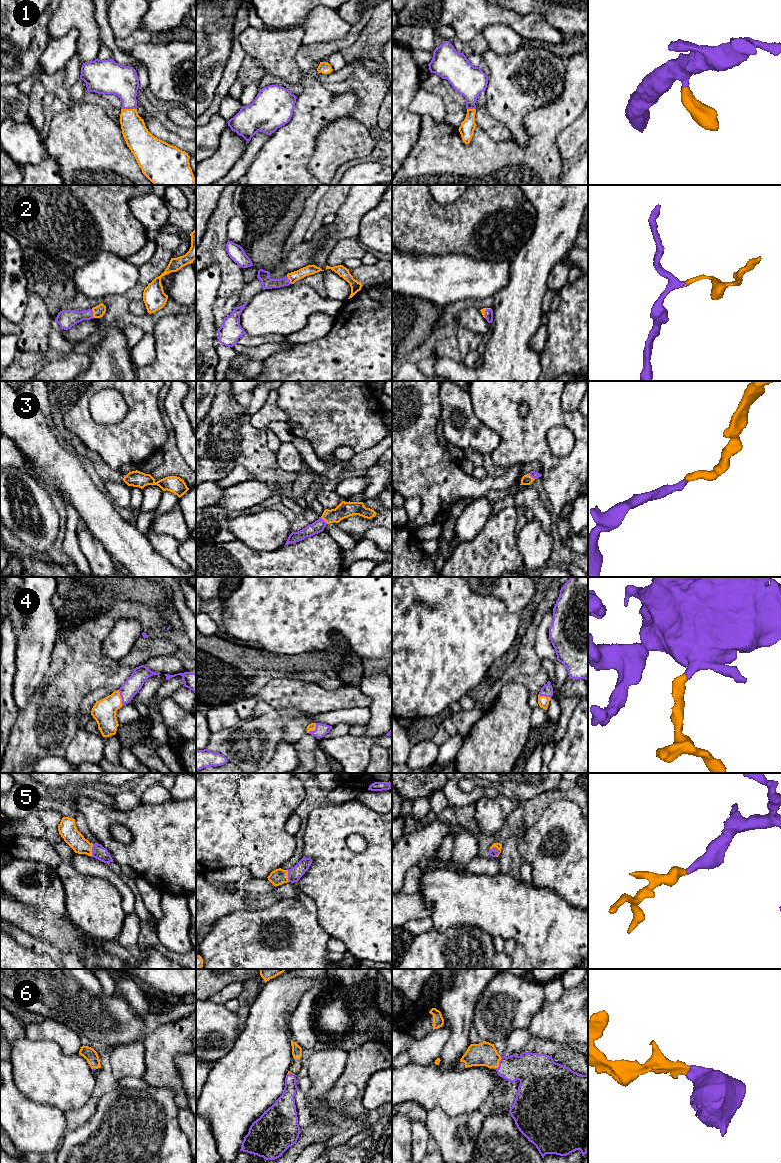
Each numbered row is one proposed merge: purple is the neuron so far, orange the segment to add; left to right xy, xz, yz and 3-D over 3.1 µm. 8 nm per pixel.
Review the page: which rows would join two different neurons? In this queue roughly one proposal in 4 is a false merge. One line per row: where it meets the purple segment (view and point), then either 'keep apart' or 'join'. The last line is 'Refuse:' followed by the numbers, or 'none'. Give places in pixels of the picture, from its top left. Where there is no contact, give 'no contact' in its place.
1: meets purple in xy at (129, 108); join
2: meets purple in xy at (92, 313); join
3: meets purple in yz at (531, 476); join
4: meets purple in xy at (121, 697); join
5: meets purple in yz at (495, 847); join
6: meets purple in yz at (499, 1063); join
Refuse: none

